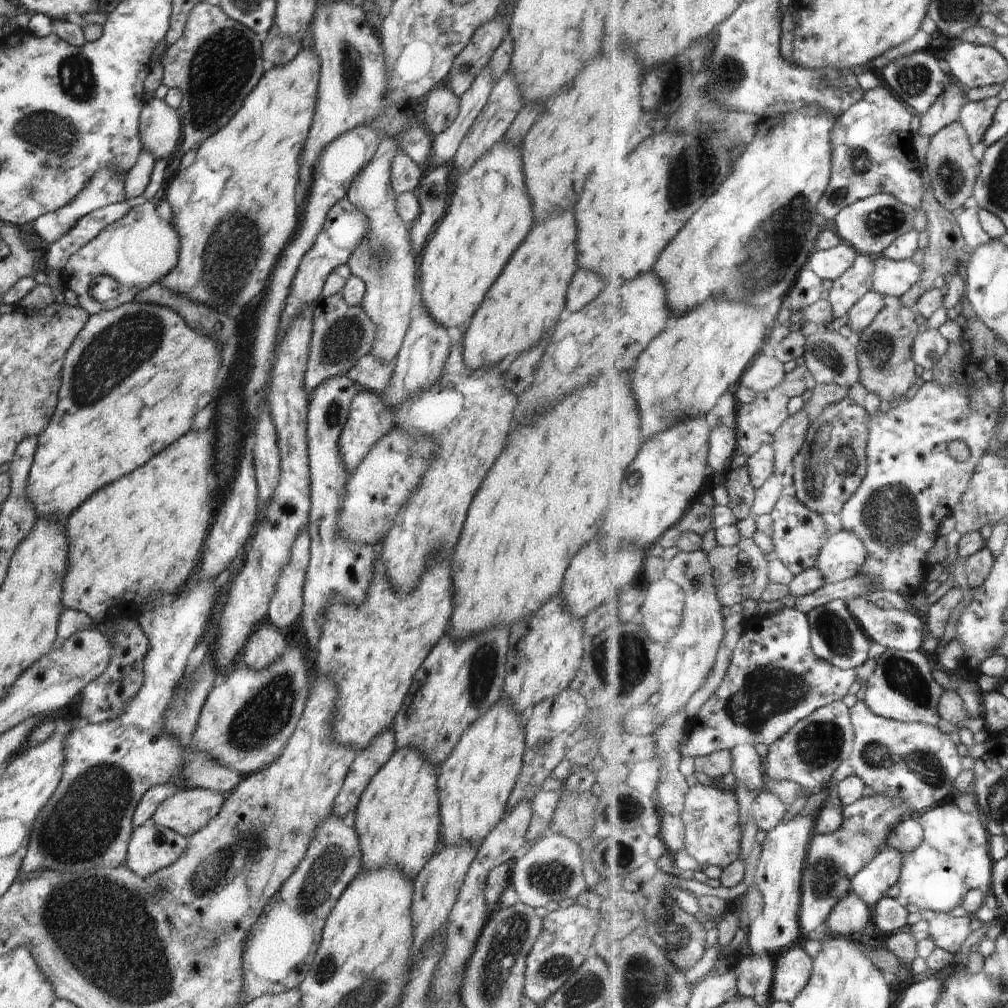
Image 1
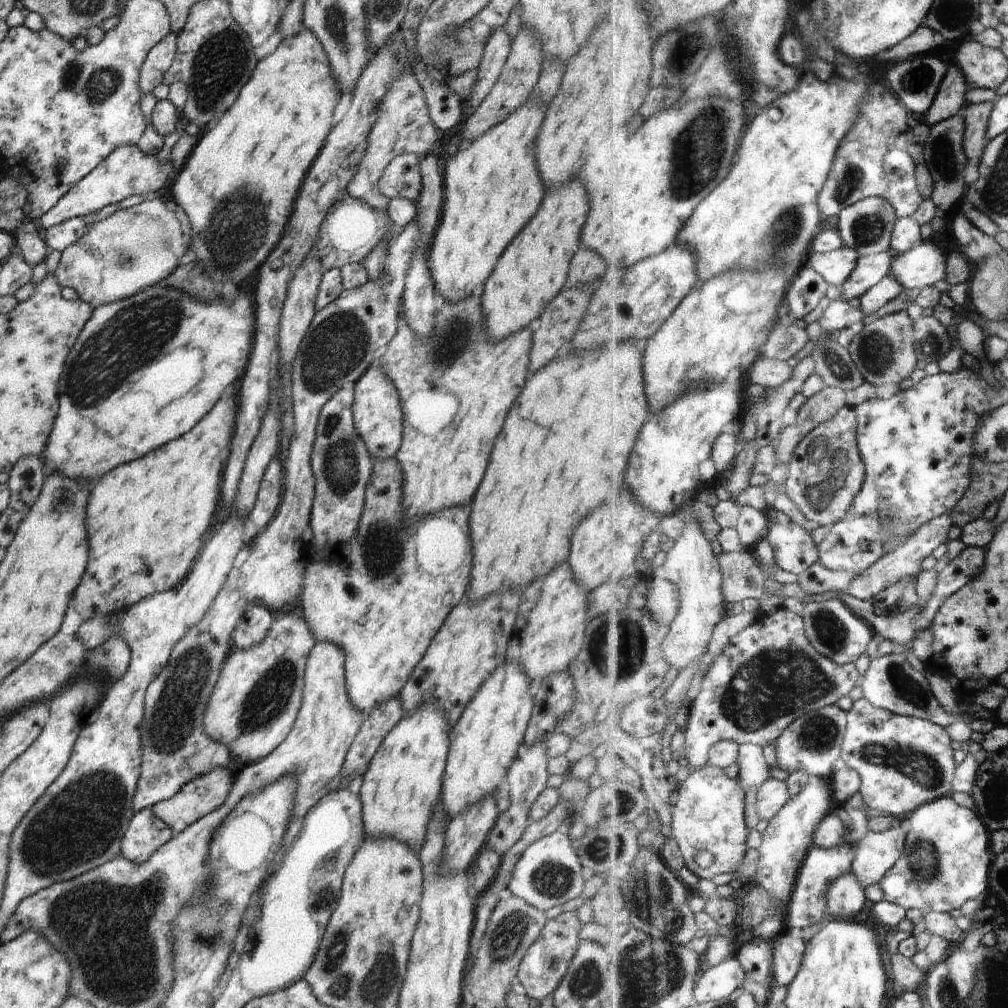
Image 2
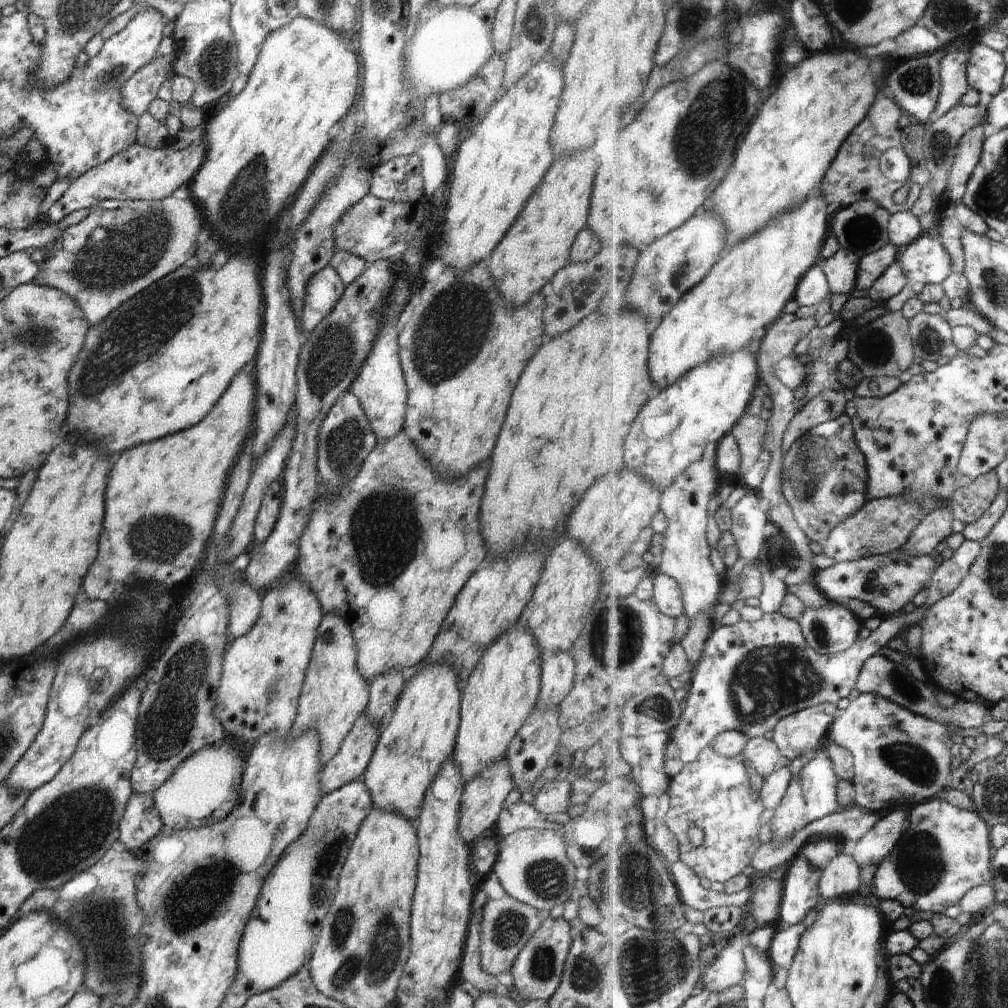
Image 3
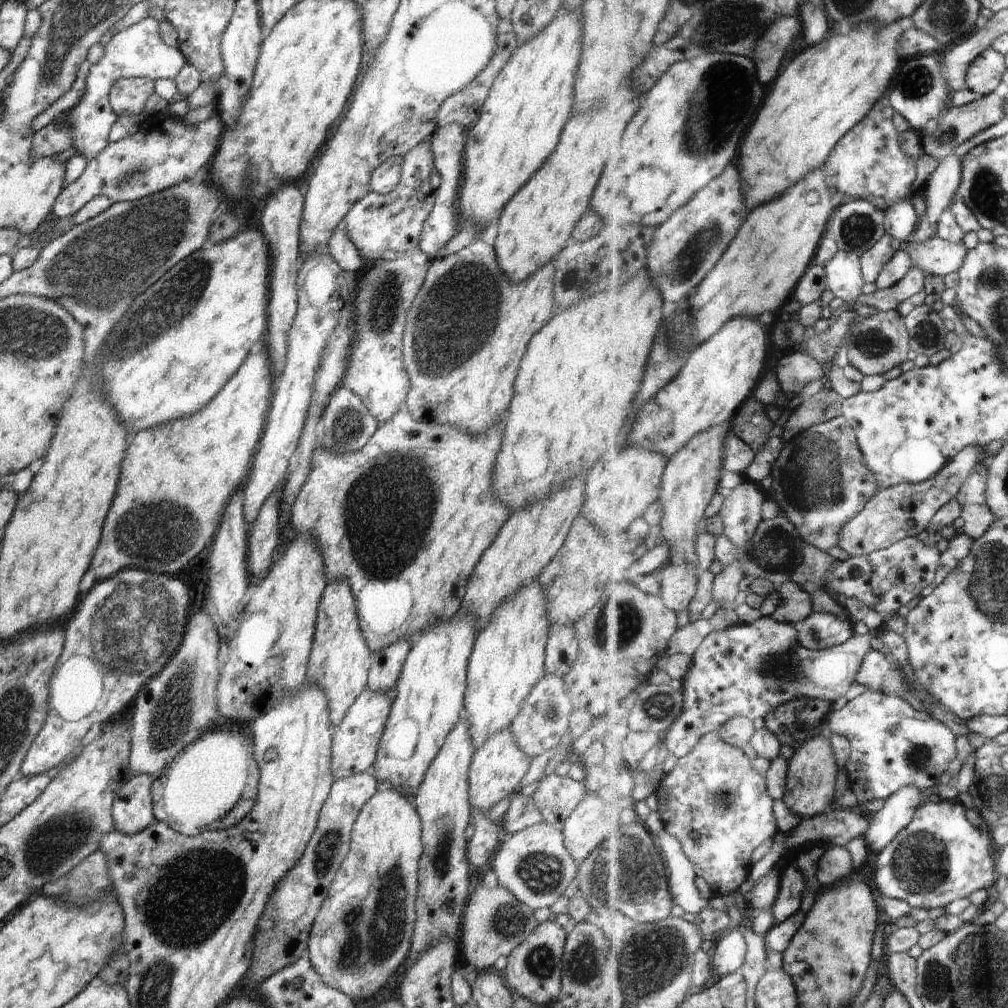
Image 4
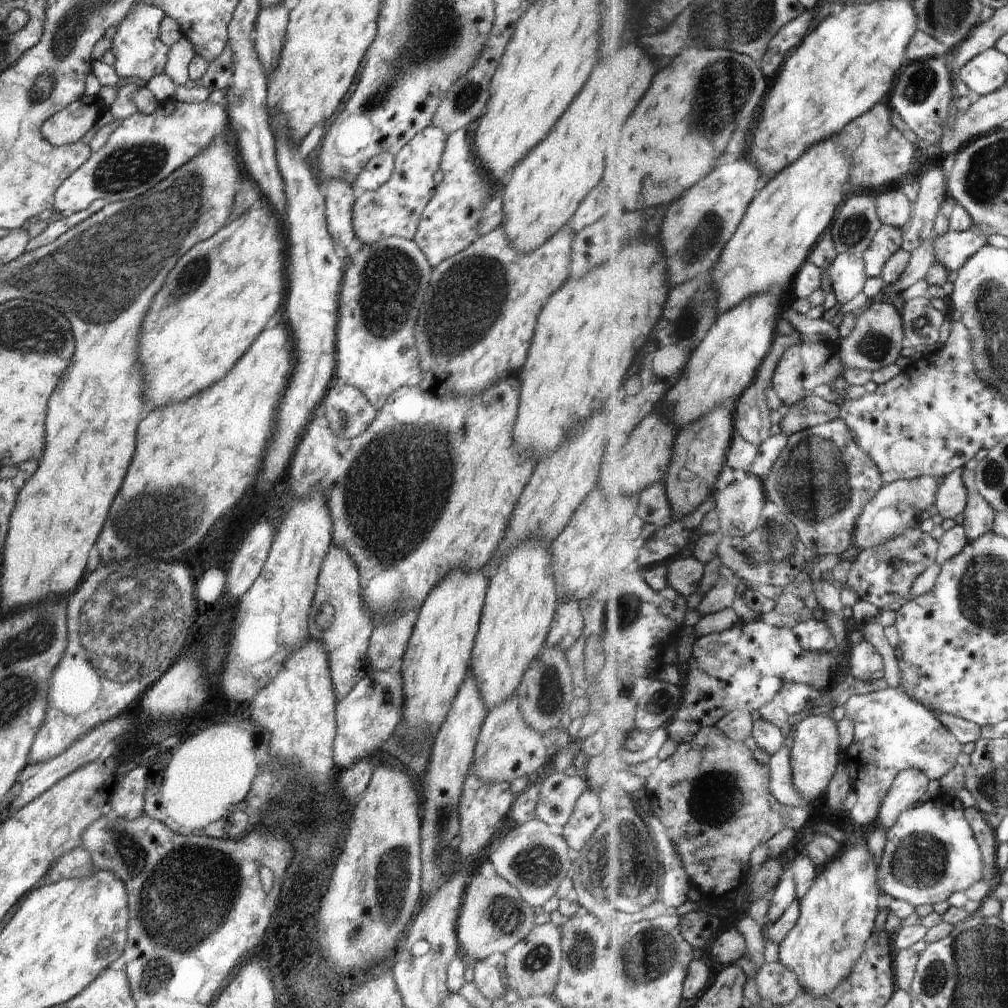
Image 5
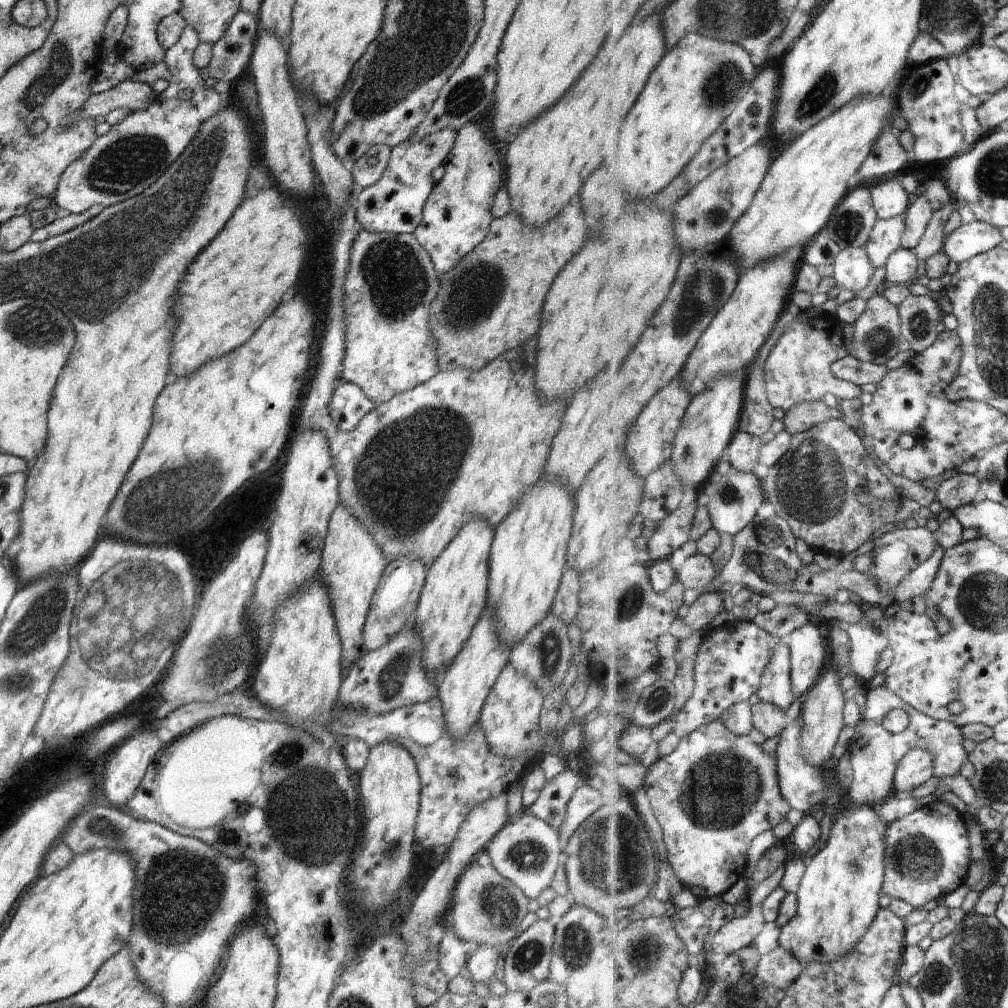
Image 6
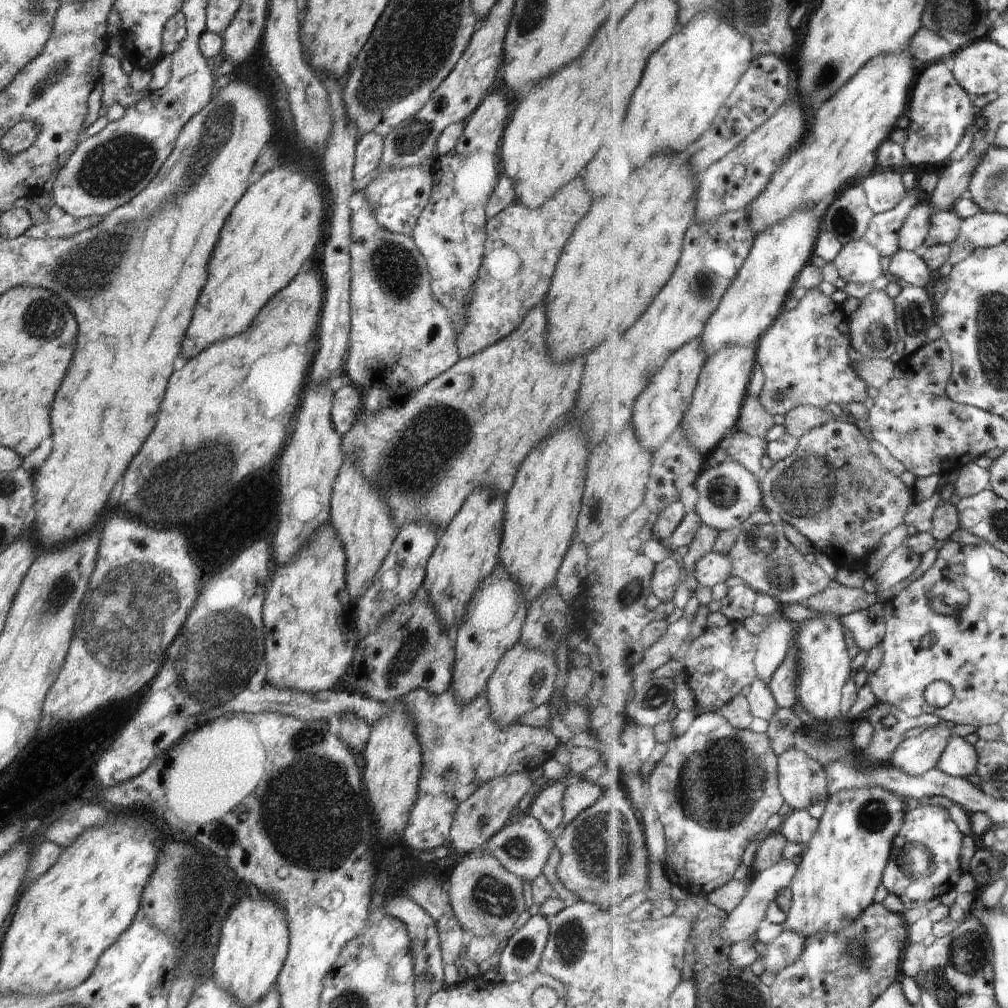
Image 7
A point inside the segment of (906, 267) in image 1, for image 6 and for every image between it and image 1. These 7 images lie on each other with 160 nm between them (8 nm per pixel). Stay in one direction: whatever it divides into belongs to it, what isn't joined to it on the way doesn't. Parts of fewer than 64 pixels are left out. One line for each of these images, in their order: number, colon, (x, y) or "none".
2: (923, 266)
3: (926, 261)
4: (936, 256)
5: (954, 249)
6: (972, 239)

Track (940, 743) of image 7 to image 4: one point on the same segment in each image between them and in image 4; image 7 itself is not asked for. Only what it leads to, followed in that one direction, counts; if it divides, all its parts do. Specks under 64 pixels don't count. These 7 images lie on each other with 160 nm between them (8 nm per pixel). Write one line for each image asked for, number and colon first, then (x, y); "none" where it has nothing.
4: (899, 811)
5: (911, 786)
6: (918, 768)

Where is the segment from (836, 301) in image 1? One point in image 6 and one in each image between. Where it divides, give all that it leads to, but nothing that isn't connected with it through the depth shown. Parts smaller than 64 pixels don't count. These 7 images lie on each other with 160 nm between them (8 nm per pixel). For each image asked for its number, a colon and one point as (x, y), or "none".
2: (872, 269)
3: (873, 267)
4: (874, 261)
5: (890, 239)
6: (887, 237)

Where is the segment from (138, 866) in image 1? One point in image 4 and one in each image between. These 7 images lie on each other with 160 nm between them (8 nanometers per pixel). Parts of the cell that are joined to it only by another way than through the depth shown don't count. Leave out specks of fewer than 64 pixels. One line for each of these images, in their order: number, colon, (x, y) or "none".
2: (146, 833)
3: (140, 822)
4: (133, 807)

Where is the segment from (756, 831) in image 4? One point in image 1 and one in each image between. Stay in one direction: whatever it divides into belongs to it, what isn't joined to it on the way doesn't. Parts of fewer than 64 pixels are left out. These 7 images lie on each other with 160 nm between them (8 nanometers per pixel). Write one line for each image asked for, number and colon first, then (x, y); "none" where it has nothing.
1: (712, 814)
2: (710, 813)
3: (715, 792)

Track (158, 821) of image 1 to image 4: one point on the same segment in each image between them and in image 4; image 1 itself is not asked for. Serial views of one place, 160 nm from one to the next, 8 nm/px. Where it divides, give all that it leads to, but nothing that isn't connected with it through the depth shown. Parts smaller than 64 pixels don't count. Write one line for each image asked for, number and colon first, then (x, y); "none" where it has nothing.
2: (197, 798)
3: (203, 790)
4: (196, 792)

